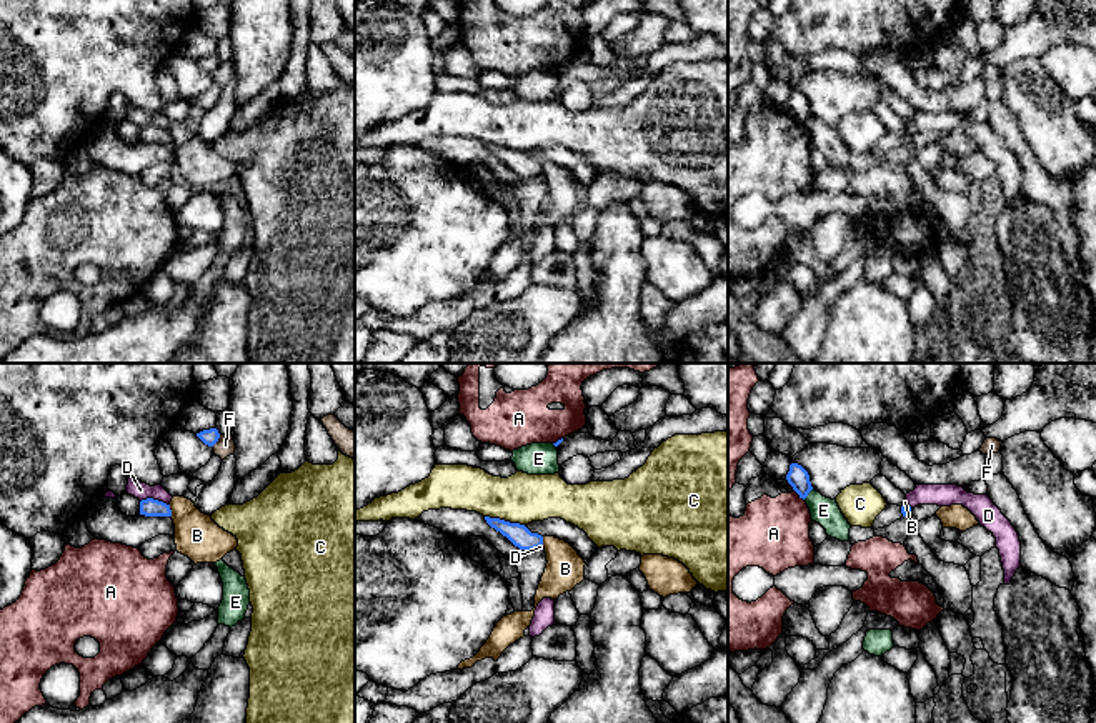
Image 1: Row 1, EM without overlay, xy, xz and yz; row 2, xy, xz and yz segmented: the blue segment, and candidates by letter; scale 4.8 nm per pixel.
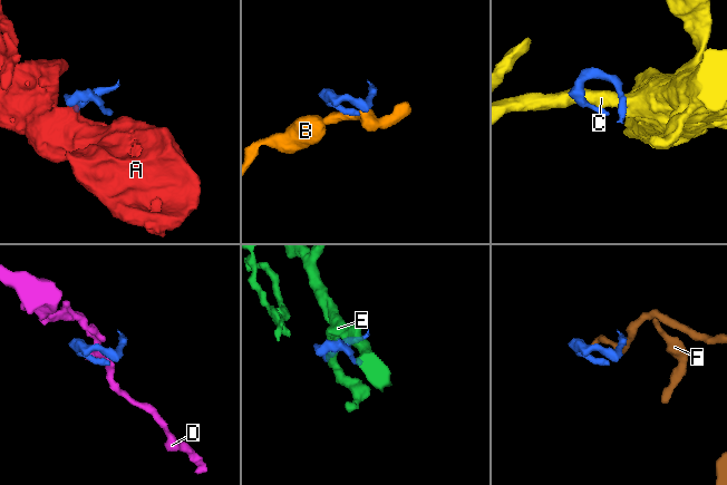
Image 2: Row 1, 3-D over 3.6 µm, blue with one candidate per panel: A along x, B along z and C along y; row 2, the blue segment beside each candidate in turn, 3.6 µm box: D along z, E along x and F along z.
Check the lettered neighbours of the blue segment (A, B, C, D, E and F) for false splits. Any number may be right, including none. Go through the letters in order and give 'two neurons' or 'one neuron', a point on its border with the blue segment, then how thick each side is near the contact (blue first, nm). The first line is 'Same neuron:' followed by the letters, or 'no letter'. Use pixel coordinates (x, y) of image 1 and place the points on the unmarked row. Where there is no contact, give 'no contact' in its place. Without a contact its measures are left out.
Same neuron: no letter
A: two neurons | yz (798, 120) | 100/340 nm
B: two neurons | xy (170, 137) | 90/220 nm
C: two neurons | xz (503, 147) | 100/240 nm
D: two neurons | xy (155, 127) | 90/80 nm
E: two neurons | yz (808, 119) | 100/130 nm
F: two neurons | xy (217, 67) | 80/90 nm

